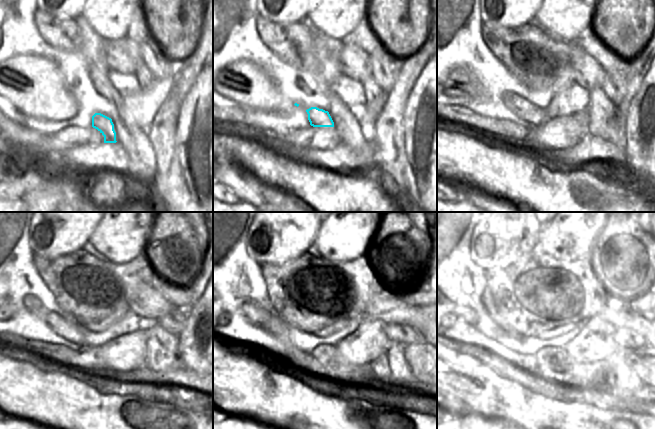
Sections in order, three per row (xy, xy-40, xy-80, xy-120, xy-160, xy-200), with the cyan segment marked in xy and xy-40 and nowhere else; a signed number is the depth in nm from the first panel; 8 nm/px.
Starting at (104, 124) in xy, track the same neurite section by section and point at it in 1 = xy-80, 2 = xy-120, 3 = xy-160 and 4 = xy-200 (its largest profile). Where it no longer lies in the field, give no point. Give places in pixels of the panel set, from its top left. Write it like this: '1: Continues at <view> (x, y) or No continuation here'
1: Continues at xy-80 (482, 104)
2: Continues at xy-120 (57, 329)
3: Continues at xy-160 (250, 323)
4: Continues at xy-200 (464, 331).

